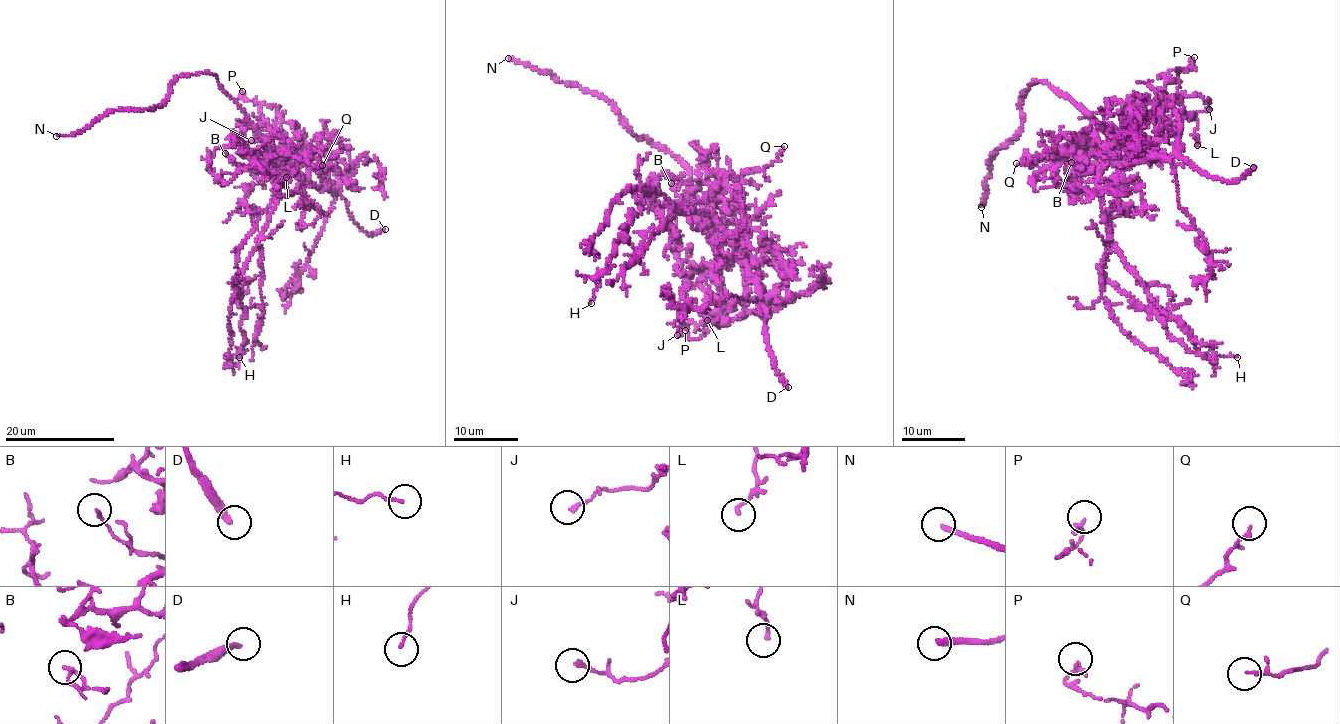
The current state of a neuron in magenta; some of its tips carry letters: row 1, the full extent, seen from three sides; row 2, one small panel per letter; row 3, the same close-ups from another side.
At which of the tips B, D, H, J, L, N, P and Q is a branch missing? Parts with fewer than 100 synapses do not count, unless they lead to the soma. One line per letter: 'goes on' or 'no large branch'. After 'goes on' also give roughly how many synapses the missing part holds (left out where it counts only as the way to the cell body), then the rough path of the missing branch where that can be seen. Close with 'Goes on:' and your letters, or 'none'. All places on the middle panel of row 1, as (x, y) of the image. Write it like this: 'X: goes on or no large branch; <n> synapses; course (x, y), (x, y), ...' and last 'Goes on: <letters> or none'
B: no large branch
D: goes on
H: no large branch
J: no large branch
L: no large branch
N: goes on; 120 synapses
P: no large branch
Q: no large branch
Goes on: D, N

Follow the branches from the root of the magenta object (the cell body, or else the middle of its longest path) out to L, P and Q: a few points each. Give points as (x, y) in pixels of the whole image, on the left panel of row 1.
L: (268, 146), (283, 195), (308, 185), (336, 193), (339, 185), (324, 151), (296, 151), (286, 177)
P: (268, 146), (279, 157), (284, 141), (280, 107), (246, 100), (242, 91)
Q: (268, 146), (276, 157), (272, 174), (264, 153), (269, 149), (322, 165)

